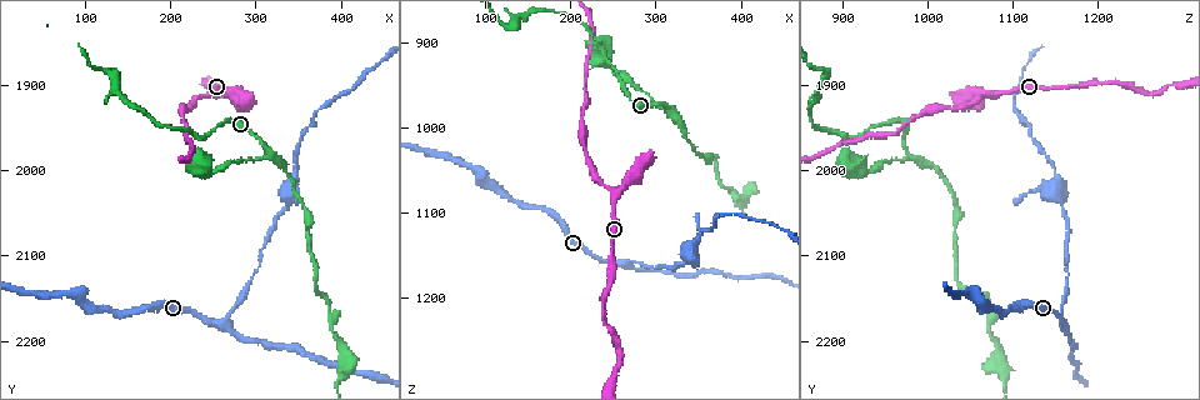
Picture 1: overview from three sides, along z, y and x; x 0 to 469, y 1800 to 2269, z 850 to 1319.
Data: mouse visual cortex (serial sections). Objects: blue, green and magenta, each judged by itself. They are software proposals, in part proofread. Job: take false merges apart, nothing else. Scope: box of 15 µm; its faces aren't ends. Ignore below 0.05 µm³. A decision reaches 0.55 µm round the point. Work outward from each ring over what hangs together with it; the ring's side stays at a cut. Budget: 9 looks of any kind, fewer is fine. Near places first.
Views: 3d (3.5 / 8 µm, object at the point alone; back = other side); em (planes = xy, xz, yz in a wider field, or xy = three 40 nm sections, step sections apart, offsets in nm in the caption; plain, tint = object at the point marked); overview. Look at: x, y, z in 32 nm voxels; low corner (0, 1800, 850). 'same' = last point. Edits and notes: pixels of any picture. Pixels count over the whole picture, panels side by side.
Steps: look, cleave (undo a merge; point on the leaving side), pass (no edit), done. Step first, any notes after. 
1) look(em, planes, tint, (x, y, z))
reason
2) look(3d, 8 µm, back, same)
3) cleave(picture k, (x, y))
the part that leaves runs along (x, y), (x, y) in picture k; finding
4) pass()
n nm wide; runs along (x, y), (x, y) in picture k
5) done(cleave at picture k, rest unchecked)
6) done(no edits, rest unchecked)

look(3d, 8 µm, (260, 2175, 1160))
sharp bend

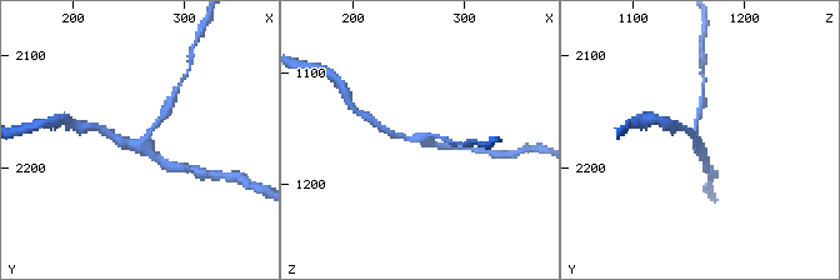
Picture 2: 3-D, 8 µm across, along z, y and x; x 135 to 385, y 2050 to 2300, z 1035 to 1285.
look(em, xy, step 5, tint, (260, 2178, 1158))

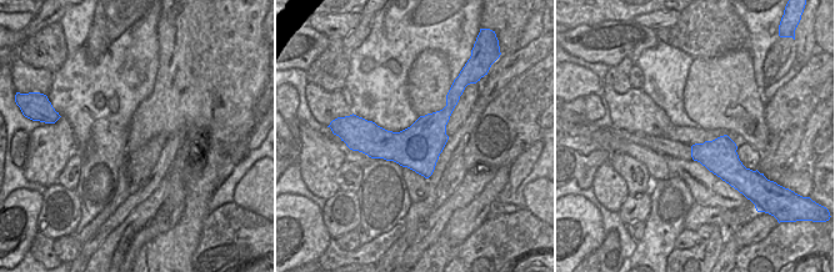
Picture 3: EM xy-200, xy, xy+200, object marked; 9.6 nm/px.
pass()
440 nm wide; runs along (108, 134), (138, 145), (165, 115) in picture 2; all the same cell

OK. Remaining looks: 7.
look(3d, 3.5 µm, (335, 2035, 1150))
branch point

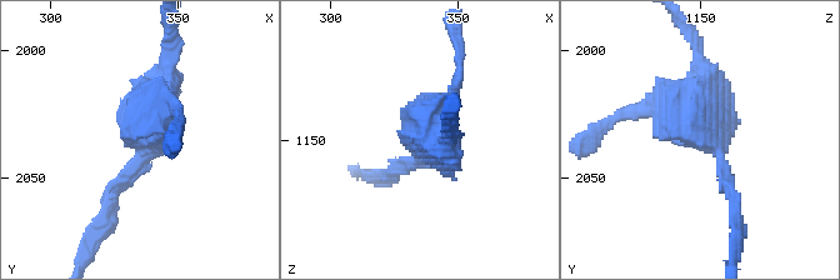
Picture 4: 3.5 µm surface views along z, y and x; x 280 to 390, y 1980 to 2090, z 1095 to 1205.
look(em, xy, step 3, tint, same)

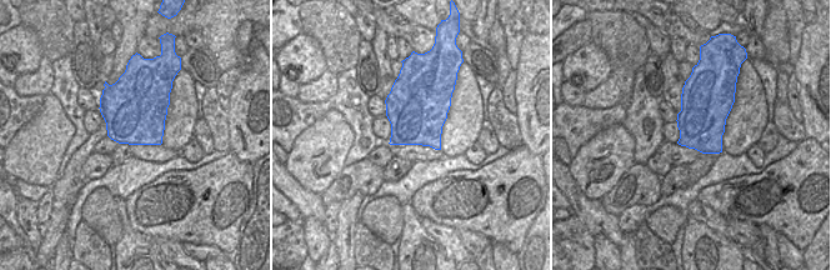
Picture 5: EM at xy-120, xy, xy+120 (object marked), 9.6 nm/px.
pass()
runs along (121, 181), (144, 150), (171, 35) in picture 4; continuous, no second cell

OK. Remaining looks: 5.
look(3d, 3.5 µm, (275, 1910, 1060))

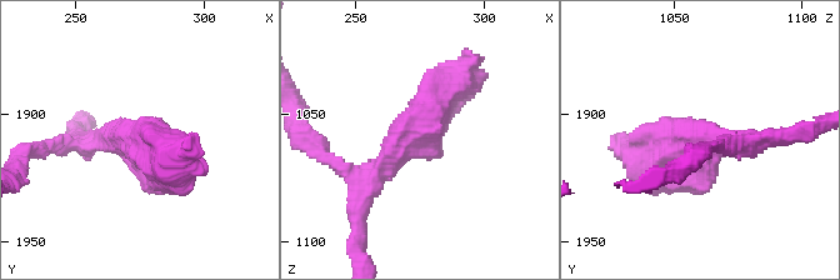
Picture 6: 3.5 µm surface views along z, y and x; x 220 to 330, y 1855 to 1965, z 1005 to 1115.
look(em, xy, step 5, tint, (272, 1910, 1057))

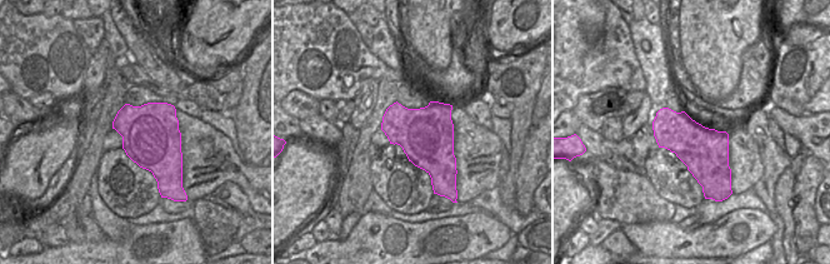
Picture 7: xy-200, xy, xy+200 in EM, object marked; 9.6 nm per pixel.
pass()
runs along (374, 176), (478, 58) in picture 6; all the same cell

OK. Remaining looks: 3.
look(3d, 3.5 µm, (315, 1980, 980))
sharp bend

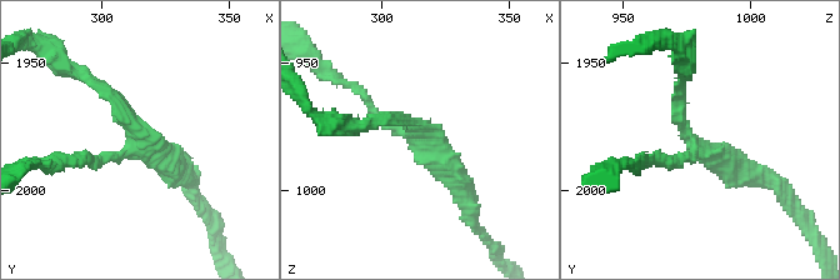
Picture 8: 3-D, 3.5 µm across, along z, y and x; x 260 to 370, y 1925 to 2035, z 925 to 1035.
look(em, xy, step 3, tint, (316, 1979, 976))
3 arms; arms of 150, 150, 350 nm; now the EM

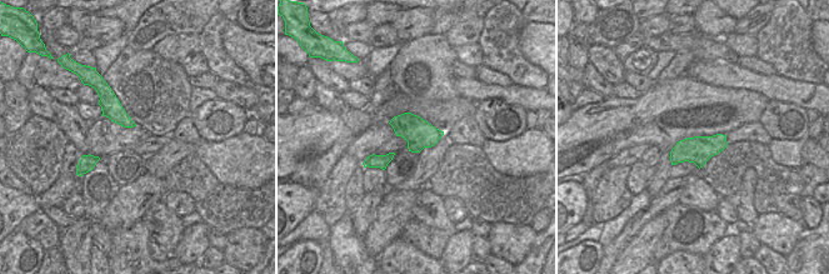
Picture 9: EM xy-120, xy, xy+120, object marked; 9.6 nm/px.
pass()
runs along (88, 76), (145, 149), (180, 173) in picture 8; one cell here

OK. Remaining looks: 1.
done(no edits, rest unchecked)

